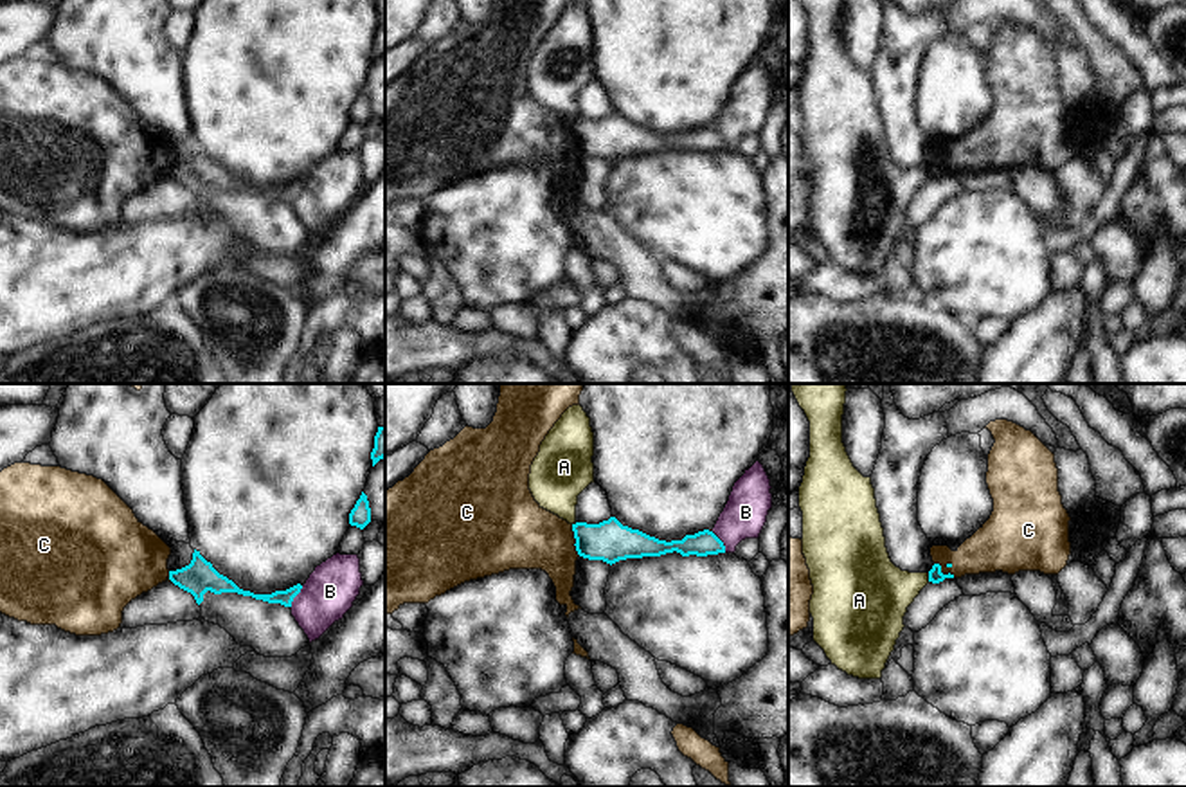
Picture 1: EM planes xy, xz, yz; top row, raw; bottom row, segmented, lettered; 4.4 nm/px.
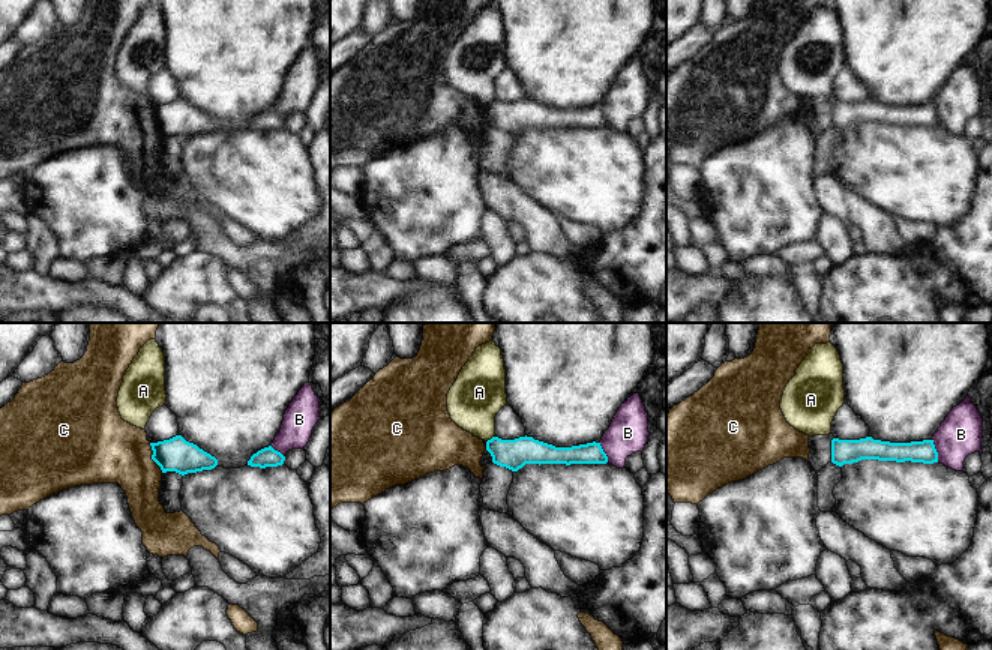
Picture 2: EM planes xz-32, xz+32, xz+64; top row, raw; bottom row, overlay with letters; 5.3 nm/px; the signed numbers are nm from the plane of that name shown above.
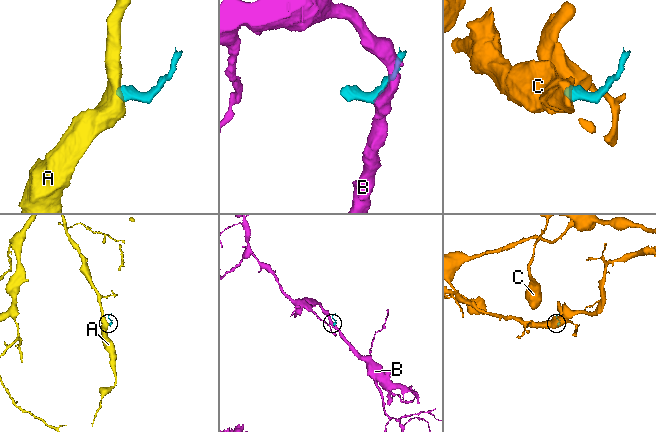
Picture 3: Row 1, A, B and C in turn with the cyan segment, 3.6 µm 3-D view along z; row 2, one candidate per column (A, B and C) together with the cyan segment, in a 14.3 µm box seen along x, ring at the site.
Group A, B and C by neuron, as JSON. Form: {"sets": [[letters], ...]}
{"sets": [["A"], ["B"], ["C"]]}

